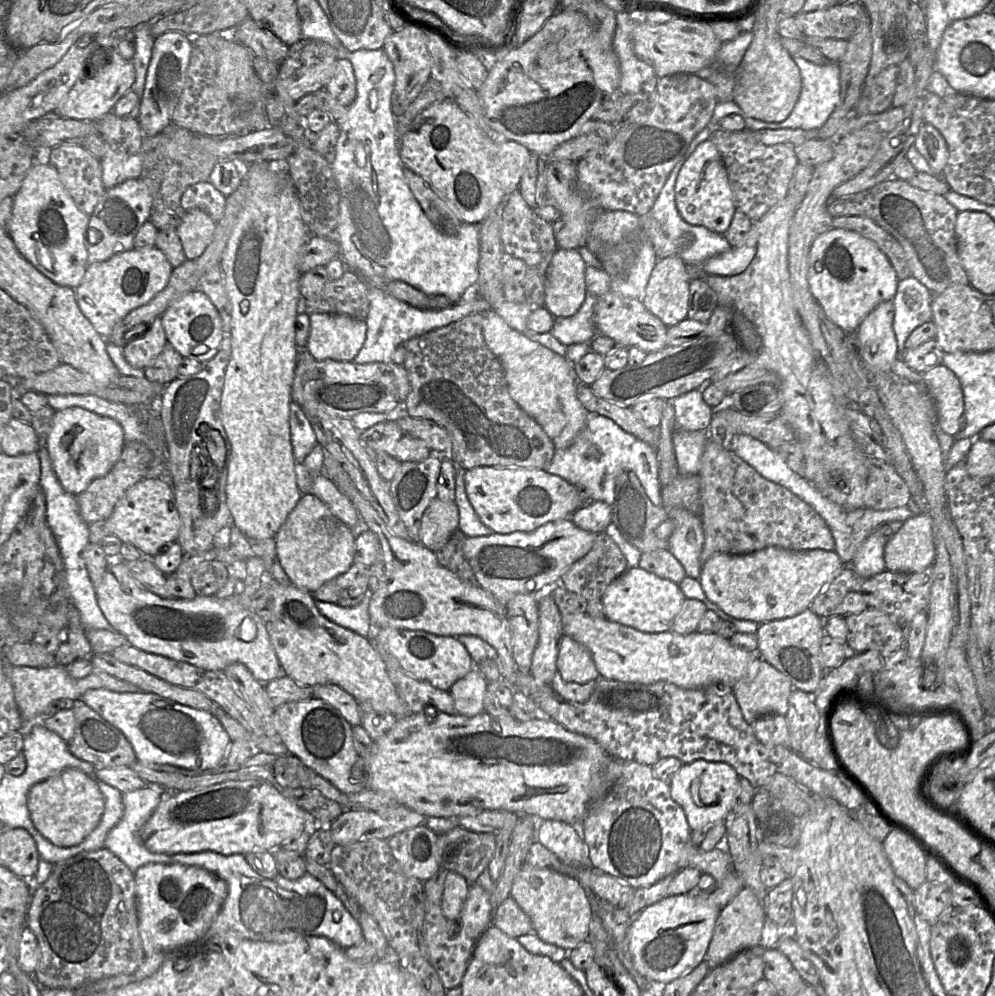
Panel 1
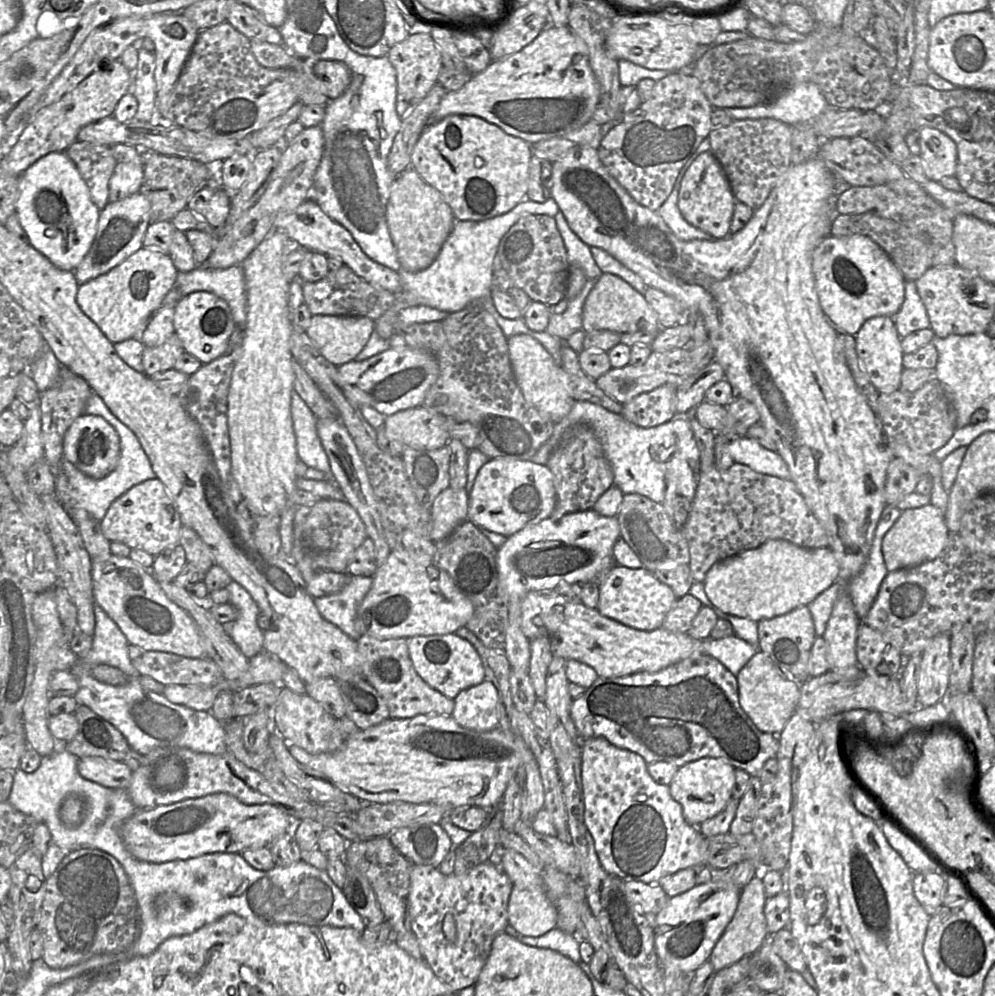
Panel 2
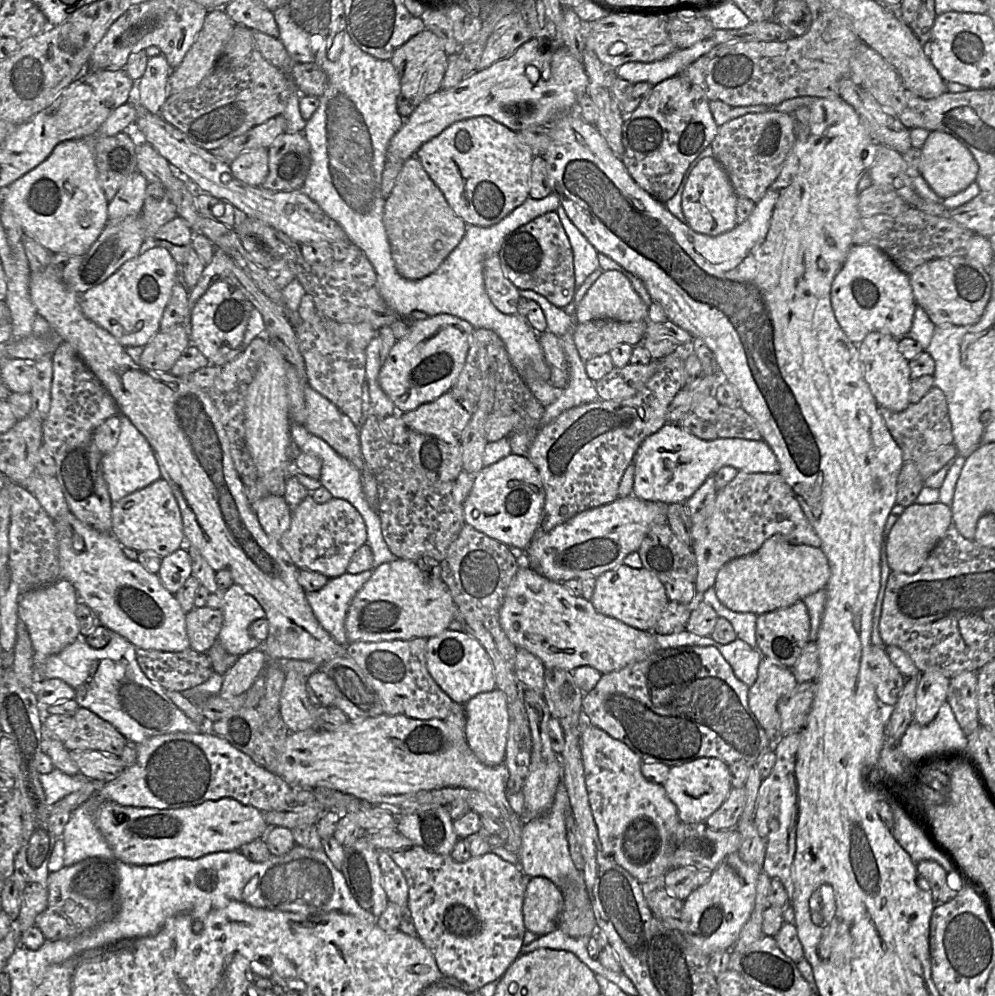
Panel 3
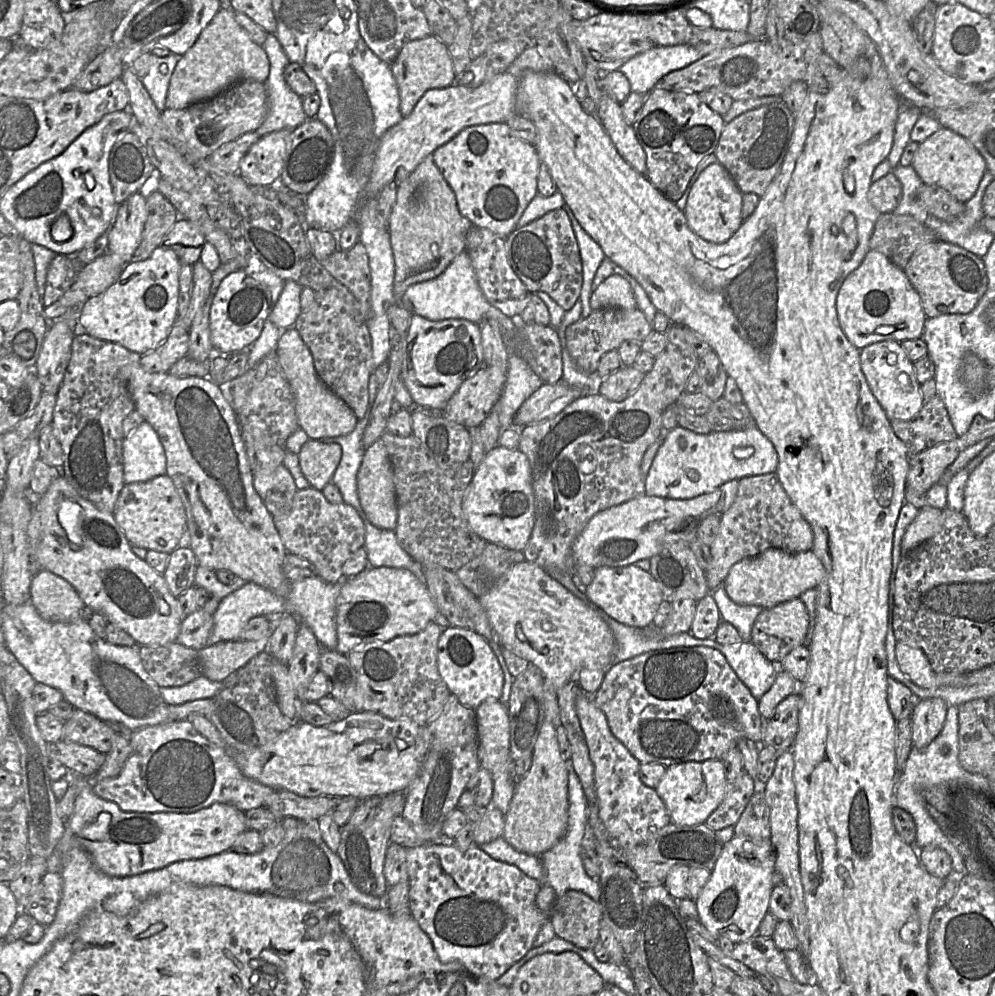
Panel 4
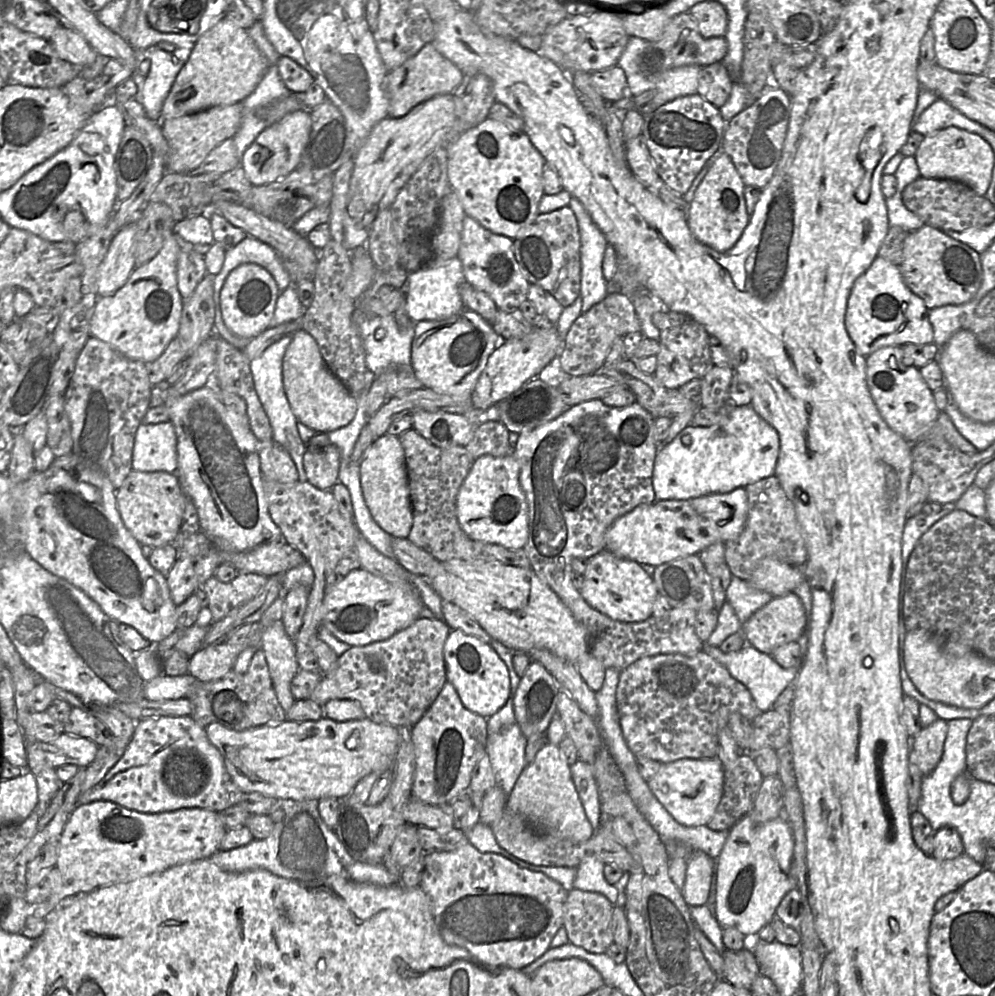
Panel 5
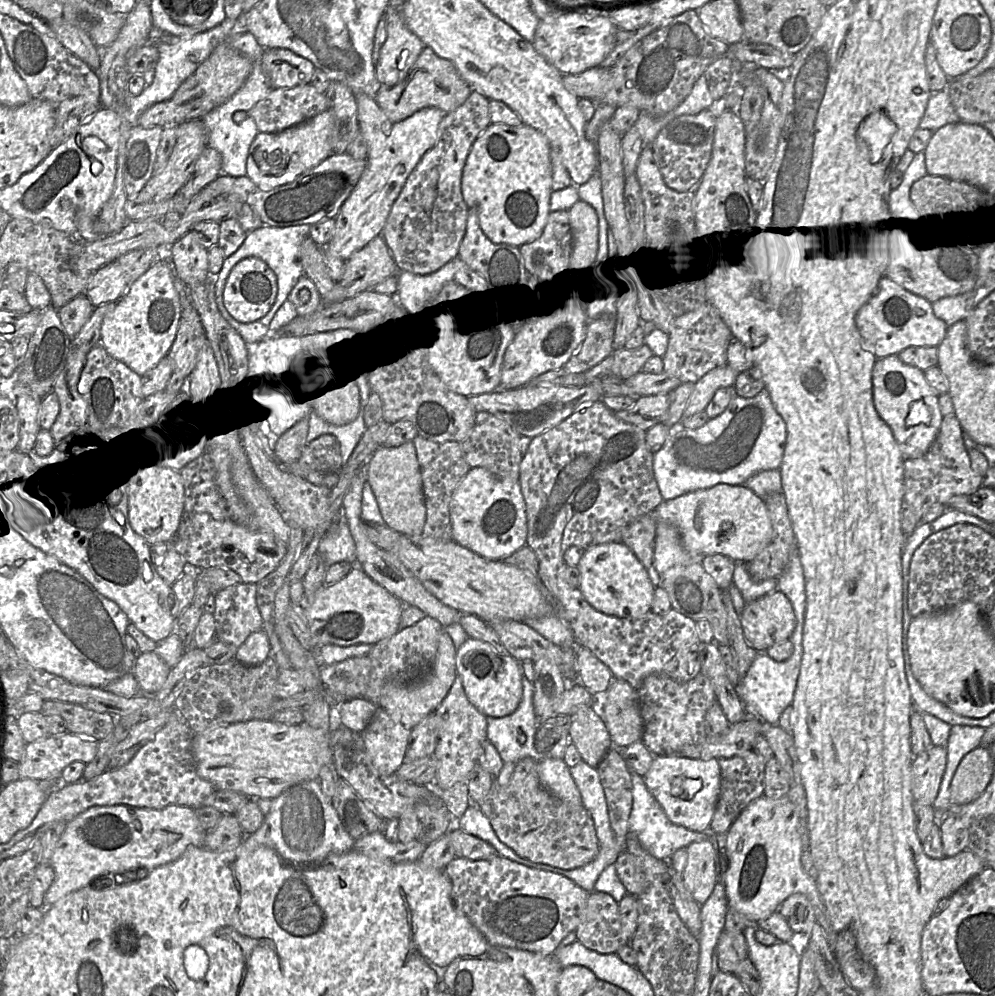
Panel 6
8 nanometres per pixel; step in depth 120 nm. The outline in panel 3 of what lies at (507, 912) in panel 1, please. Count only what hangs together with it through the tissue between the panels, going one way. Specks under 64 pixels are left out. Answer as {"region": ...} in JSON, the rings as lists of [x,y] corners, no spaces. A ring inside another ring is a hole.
{"region":[[[545,877],[530,878],[522,906],[526,930],[543,936],[558,929],[563,906],[563,895],[552,881]]]}

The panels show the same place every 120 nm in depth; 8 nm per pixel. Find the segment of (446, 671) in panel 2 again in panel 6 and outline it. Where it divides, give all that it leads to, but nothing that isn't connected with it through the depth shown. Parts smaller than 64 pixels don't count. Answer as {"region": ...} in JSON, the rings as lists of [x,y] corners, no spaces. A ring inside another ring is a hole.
{"region":[[[467,638],[456,651],[456,670],[468,700],[486,717],[504,717],[519,706],[523,695],[522,666],[510,654],[497,652],[489,643]]]}

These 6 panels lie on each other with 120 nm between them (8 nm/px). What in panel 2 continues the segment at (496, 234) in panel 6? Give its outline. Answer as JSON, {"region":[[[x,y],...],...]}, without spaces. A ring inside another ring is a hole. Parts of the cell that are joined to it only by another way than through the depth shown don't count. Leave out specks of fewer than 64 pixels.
{"region":[[[454,114],[425,127],[413,148],[411,154],[411,167],[418,172],[418,174],[426,183],[439,191],[445,202],[452,209],[456,220],[480,221],[506,213],[526,198],[529,181],[530,160],[532,155],[532,146],[523,139],[505,133],[500,127],[489,123],[482,118],[472,115]]]}

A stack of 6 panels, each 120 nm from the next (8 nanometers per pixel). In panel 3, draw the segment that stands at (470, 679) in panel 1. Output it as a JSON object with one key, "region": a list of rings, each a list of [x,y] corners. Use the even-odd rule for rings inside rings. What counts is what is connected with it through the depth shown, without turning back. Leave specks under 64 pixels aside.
{"region":[[[495,688],[477,694],[464,704],[465,737],[475,756],[484,764],[494,766],[504,762],[508,735],[508,705],[505,694]]]}

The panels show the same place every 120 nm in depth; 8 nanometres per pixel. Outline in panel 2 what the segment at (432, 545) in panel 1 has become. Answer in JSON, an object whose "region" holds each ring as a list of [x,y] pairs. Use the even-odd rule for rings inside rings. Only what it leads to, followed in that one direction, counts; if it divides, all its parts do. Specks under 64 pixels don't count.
{"region":[[[447,487],[434,500],[430,508],[431,531],[429,539],[434,543],[443,540],[451,532],[453,532],[463,521],[467,519],[469,503],[469,494],[462,489],[452,489]]]}

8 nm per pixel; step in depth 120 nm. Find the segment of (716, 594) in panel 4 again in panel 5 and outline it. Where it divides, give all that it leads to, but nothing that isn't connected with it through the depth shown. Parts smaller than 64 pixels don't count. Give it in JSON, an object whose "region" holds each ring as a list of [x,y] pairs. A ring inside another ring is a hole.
{"region":[[[732,576],[726,591],[726,600],[731,604],[741,624],[772,599],[769,593],[752,587],[746,580]]]}

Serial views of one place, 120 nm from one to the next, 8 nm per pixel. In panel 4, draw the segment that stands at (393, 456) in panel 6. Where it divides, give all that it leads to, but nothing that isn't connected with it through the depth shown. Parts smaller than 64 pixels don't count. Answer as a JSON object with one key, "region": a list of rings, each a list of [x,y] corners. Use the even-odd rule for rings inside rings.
{"region":[[[380,439],[365,449],[357,473],[357,492],[360,505],[371,524],[394,531],[397,523],[397,506],[392,468],[386,448]]]}

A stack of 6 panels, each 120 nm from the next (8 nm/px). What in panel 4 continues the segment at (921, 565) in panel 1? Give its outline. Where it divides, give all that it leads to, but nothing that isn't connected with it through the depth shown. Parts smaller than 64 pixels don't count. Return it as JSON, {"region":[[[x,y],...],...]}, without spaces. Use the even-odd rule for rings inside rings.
{"region":[[[929,505],[919,510],[919,513],[915,520],[908,526],[901,542],[901,556],[906,552],[921,545],[926,540],[932,538],[940,532],[944,524],[944,511],[931,507]]]}

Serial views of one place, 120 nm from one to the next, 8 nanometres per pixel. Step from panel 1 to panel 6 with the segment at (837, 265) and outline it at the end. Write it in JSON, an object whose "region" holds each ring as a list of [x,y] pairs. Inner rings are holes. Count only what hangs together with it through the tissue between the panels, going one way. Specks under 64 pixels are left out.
{"region":[[[886,275],[879,280],[877,289],[870,299],[858,310],[855,324],[865,348],[871,351],[877,359],[898,355],[908,347],[938,347],[948,330],[946,323],[934,315],[930,302],[902,288]]]}

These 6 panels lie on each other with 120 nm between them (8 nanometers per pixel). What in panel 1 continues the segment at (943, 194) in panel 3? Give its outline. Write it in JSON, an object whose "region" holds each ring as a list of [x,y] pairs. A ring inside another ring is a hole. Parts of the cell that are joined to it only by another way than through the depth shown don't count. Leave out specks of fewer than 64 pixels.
{"region":[[[924,122],[916,135],[914,146],[930,167],[941,175],[949,157],[947,143],[941,133],[933,125]]]}

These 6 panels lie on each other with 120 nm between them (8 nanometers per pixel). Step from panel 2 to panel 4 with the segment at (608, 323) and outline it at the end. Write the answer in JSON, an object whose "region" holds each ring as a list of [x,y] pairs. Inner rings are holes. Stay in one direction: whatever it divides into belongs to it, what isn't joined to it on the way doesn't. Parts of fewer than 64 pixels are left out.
{"region":[[[612,274],[601,282],[590,296],[592,310],[601,308],[635,309],[637,307],[629,282],[618,274]]]}

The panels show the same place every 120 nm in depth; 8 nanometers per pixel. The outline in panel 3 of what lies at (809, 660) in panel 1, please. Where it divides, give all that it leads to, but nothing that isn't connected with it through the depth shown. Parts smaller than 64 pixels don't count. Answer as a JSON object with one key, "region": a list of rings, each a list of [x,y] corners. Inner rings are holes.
{"region":[[[803,601],[757,616],[756,640],[759,652],[787,668],[791,669],[796,664],[809,641],[809,635],[810,618]]]}

